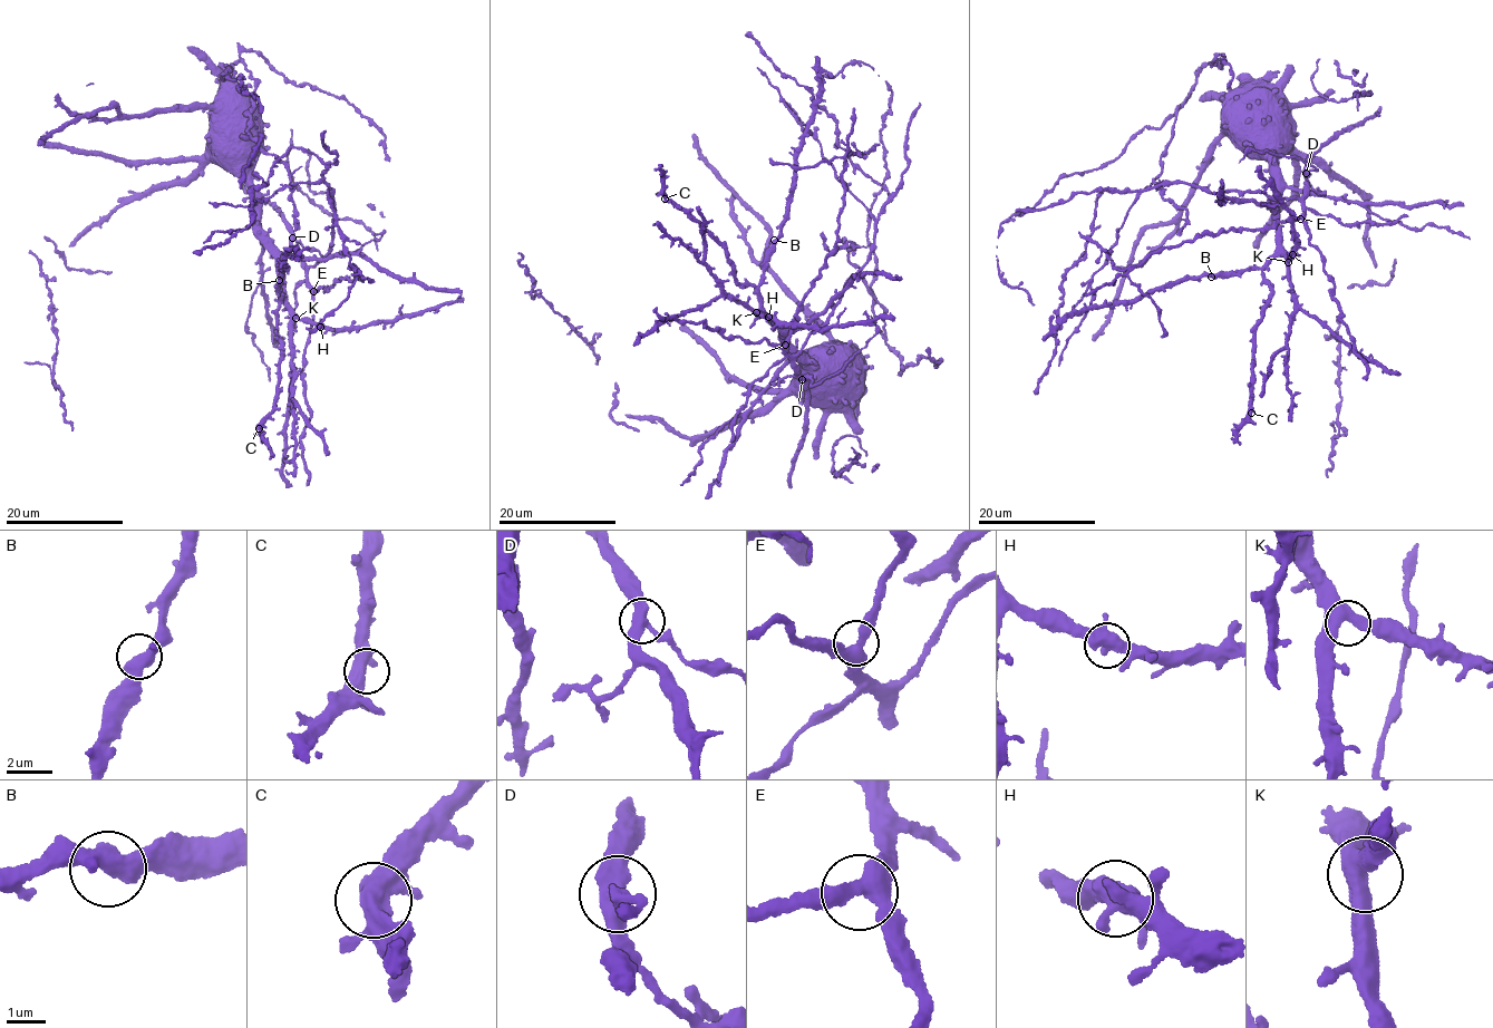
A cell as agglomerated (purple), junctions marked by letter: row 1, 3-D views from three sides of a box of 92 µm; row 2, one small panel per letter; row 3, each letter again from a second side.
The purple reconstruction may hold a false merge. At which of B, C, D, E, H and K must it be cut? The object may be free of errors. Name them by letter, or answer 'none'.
D

